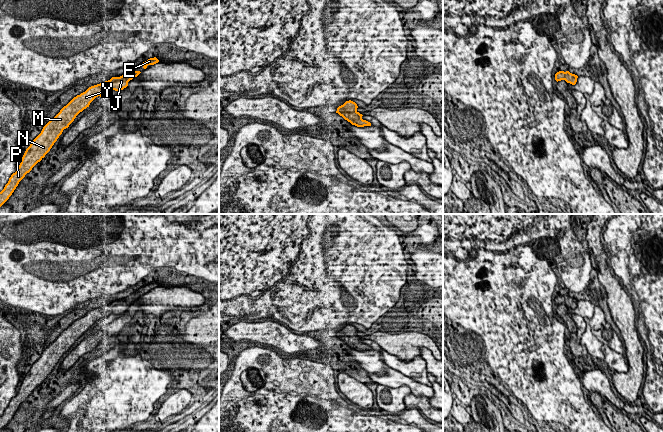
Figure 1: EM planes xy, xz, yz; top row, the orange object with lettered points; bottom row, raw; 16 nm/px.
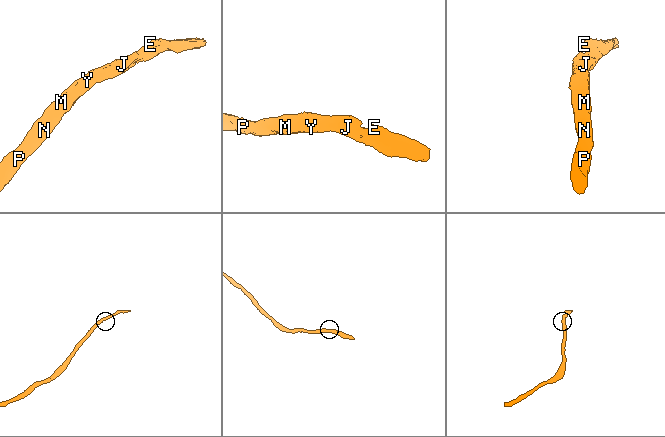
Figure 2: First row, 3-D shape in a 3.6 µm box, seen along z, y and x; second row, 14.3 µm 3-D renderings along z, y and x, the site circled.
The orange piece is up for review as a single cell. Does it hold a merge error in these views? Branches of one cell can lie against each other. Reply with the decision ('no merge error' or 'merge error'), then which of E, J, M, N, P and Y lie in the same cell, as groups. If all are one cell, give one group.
no merge error; E J M N P Y

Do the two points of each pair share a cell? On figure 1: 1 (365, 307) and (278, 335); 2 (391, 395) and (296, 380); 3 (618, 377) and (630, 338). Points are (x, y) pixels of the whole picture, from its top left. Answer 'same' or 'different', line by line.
1: different
2: different
3: same

